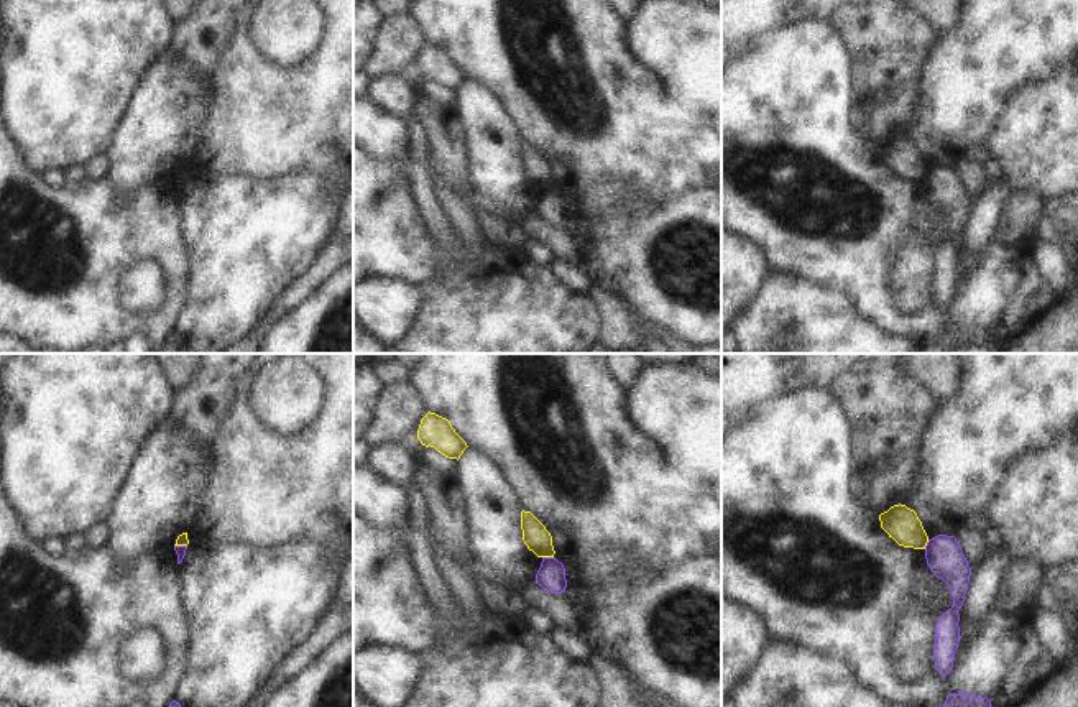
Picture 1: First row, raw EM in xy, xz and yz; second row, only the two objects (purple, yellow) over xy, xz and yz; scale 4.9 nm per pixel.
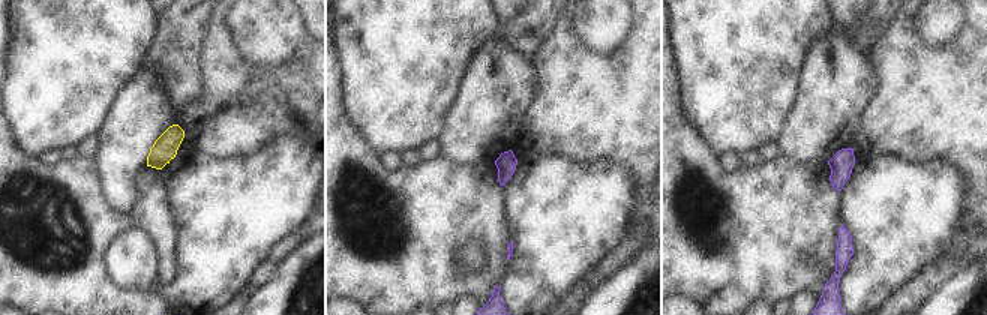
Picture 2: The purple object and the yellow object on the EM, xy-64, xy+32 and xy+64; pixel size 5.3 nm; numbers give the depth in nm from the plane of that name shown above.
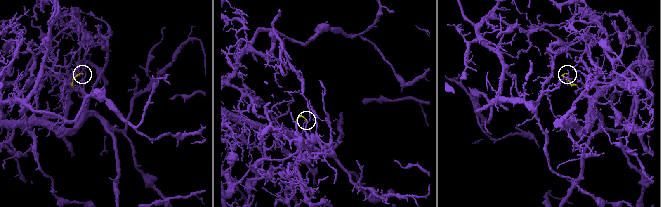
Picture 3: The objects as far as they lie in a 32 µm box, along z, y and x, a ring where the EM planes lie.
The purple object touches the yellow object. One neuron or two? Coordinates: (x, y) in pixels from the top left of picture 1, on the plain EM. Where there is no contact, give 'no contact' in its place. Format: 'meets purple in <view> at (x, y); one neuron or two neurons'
meets purple in xz at (548, 189); two neurons

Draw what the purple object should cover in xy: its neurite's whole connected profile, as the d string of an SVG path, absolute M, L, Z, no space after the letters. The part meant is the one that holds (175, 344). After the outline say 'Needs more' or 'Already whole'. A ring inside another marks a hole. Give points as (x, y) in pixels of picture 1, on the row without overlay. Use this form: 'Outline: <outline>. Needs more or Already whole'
Outline: M173 332L168 342L151 354L192 354L187 345L182 342L181 335Z. Already whole.

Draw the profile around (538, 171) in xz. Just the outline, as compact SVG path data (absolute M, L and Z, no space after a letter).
M521 143L523 173L537 189L554 189L552 168L546 158L531 145Z

